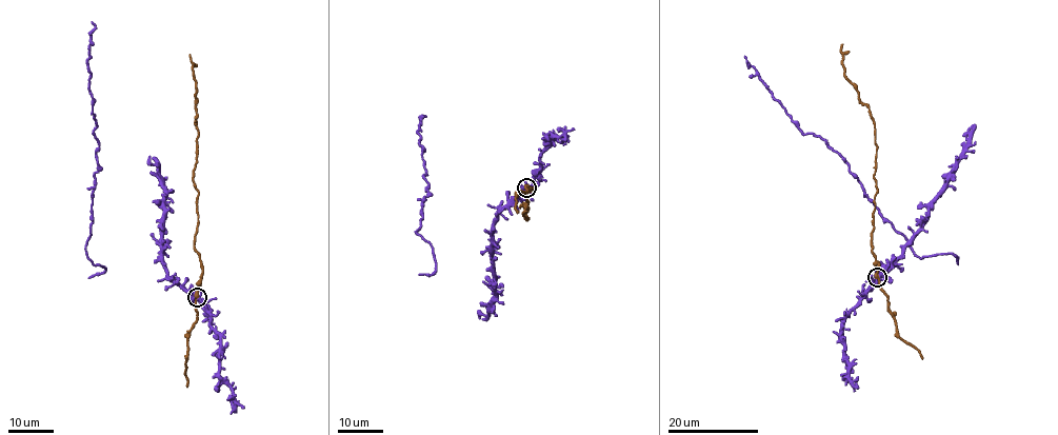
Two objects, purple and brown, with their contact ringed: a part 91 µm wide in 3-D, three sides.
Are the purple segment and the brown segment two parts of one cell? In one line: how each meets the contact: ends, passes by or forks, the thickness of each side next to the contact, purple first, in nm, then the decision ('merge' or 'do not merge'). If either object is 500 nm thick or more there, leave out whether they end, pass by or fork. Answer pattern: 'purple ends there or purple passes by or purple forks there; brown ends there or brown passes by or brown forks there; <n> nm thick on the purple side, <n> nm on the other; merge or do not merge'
purple forks there; brown passes by; 440 nm thick on the purple side, 400 nm on the other; merge

